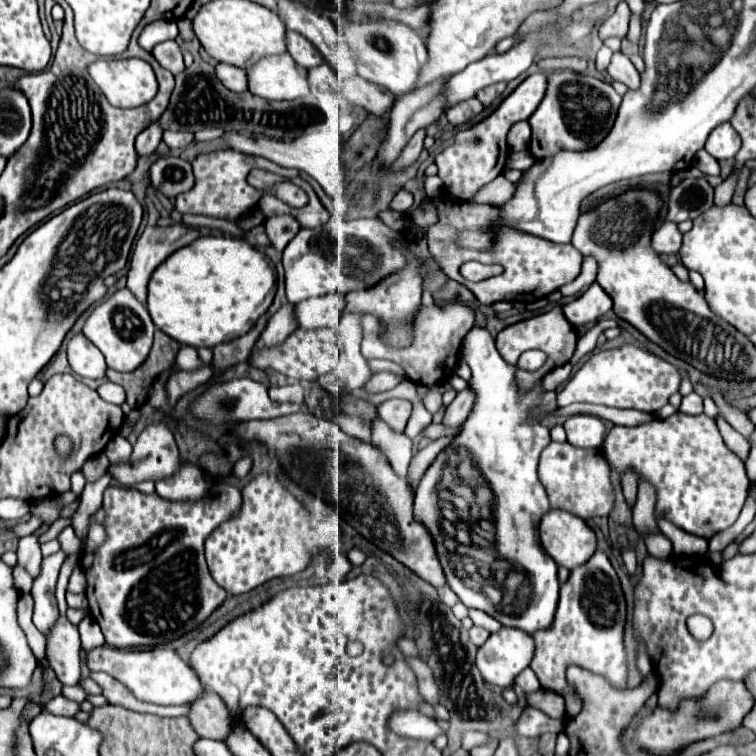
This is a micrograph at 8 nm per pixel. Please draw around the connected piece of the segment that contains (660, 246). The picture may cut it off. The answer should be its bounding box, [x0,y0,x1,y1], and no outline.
[651,223,681,255]

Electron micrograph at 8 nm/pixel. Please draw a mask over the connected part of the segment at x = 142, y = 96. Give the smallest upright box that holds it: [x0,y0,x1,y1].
[89,59,157,107]

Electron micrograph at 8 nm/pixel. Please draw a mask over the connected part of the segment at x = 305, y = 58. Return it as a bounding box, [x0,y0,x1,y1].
[285,31,323,69]

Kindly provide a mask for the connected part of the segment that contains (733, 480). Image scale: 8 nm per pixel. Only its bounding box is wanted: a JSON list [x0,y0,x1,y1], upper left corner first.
[603,413,749,539]

